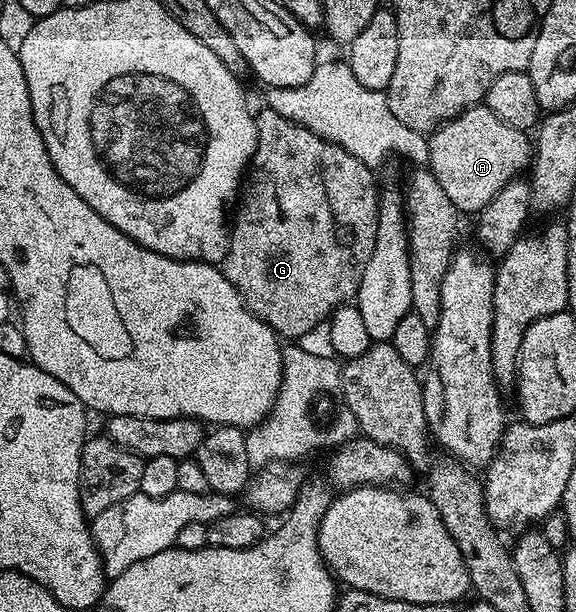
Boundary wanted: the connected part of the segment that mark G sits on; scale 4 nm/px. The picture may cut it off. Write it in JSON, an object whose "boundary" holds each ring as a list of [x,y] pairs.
{"boundary":[[[264,106],[261,109],[261,112],[255,113],[256,152],[252,156],[252,169],[247,173],[246,183],[238,196],[238,207],[235,209],[234,219],[230,224],[232,237],[228,253],[222,262],[222,271],[224,277],[236,287],[247,308],[262,322],[269,324],[276,331],[277,337],[293,336],[293,338],[299,338],[308,330],[313,330],[319,324],[325,323],[337,308],[341,305],[347,305],[357,295],[366,262],[370,261],[374,251],[375,235],[378,234],[379,226],[381,193],[378,189],[376,190],[376,180],[372,177],[374,176],[373,169],[368,168],[353,154],[344,150],[342,146],[319,137],[318,134],[312,133],[311,130],[303,128],[302,125],[298,125],[294,121],[287,121],[270,107]]]}

